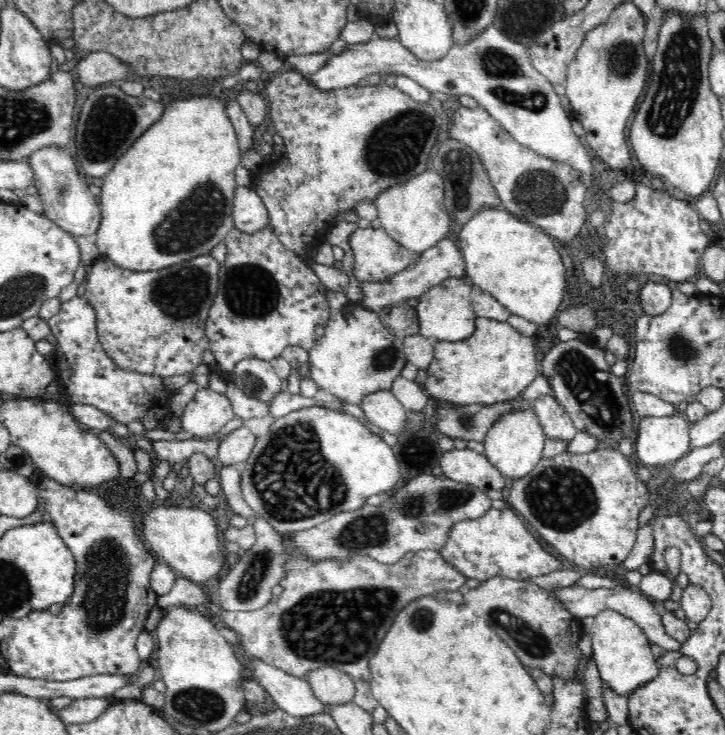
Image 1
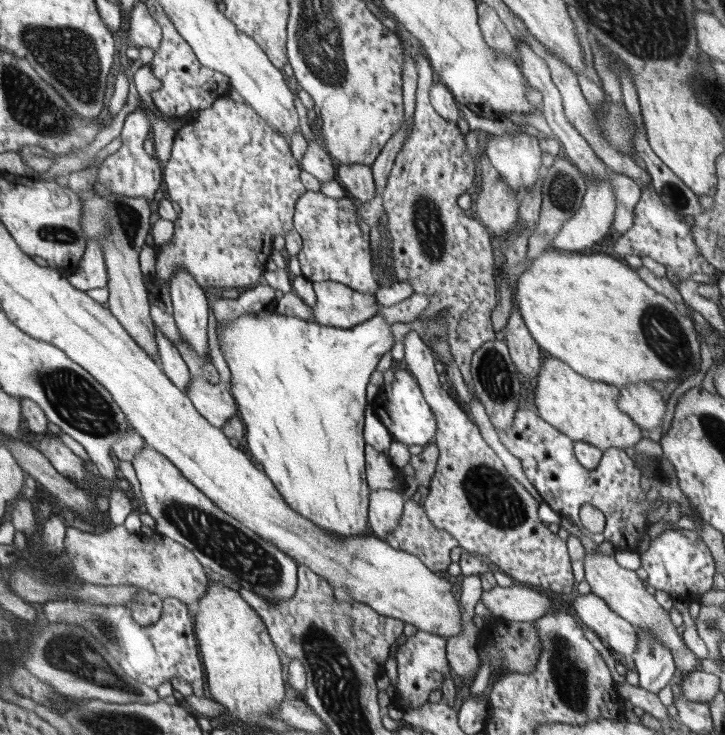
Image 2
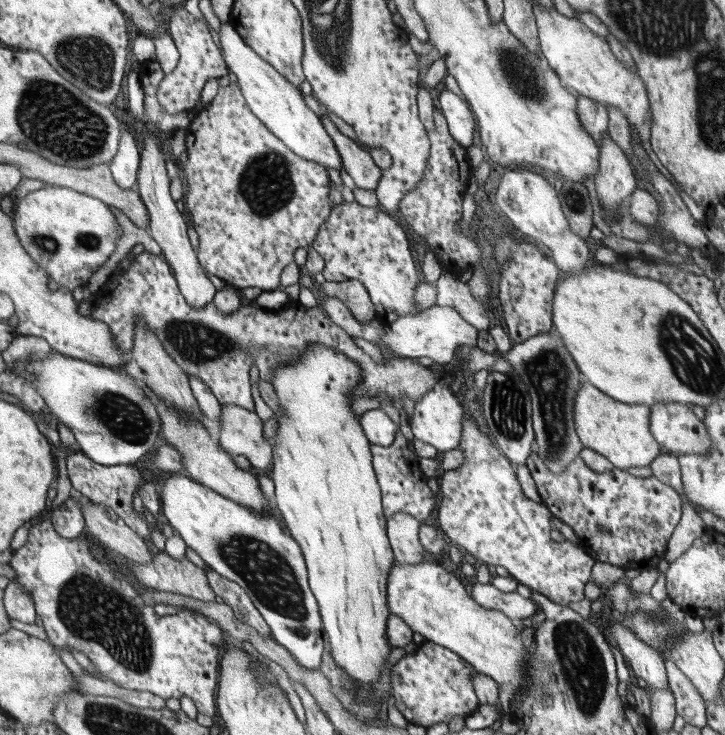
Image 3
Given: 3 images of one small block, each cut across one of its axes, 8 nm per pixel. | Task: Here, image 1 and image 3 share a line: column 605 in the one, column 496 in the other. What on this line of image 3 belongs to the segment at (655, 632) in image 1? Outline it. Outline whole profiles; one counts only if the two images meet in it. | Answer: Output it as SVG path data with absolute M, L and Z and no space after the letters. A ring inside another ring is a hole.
M473 581L472 597L479 605L487 609L494 609L503 612L512 619L517 619L520 622L522 618L532 617L536 612L536 604L531 598L524 598L520 594L514 592L504 592L498 590L492 583L482 584Z

